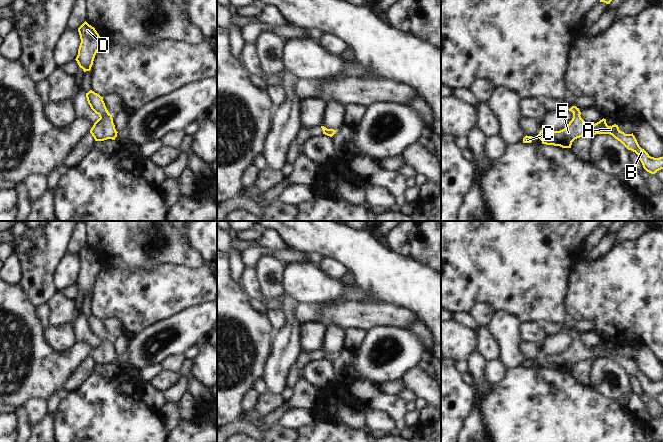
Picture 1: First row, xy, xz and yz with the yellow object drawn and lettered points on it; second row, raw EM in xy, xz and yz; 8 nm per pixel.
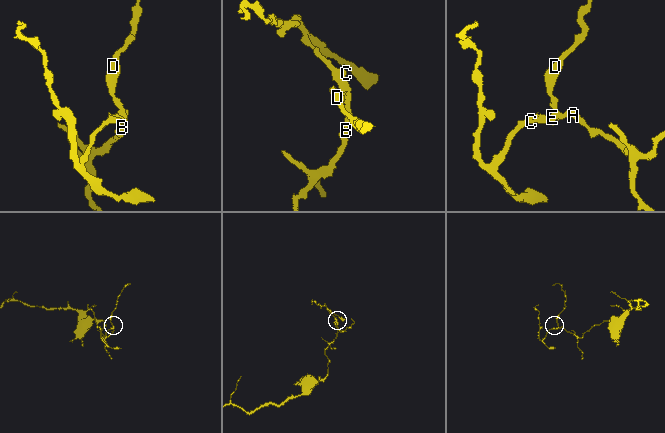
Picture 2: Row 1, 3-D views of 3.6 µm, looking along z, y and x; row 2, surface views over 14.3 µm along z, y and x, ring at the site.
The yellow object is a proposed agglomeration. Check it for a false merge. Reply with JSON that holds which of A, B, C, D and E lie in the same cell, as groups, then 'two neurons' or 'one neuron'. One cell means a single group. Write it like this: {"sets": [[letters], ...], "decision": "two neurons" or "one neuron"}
{"sets": [["A", "B", "C", "D", "E"]], "decision": "one neuron"}

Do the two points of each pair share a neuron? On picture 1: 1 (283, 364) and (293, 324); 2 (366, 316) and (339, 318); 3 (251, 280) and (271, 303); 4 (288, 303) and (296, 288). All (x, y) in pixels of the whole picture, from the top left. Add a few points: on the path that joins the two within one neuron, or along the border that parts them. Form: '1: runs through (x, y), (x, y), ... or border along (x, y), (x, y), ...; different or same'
1: runs through (283, 354), (289, 334); same
2: runs through (359, 316), (346, 316); same
3: runs through (251, 287), (264, 300); same
4: border along (283, 293), (293, 297), (298, 302); different

